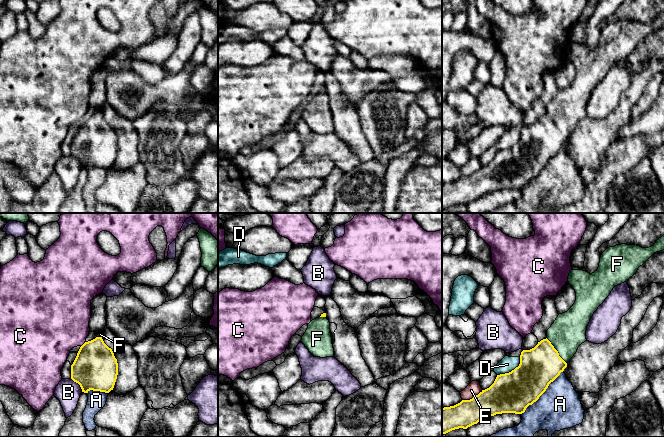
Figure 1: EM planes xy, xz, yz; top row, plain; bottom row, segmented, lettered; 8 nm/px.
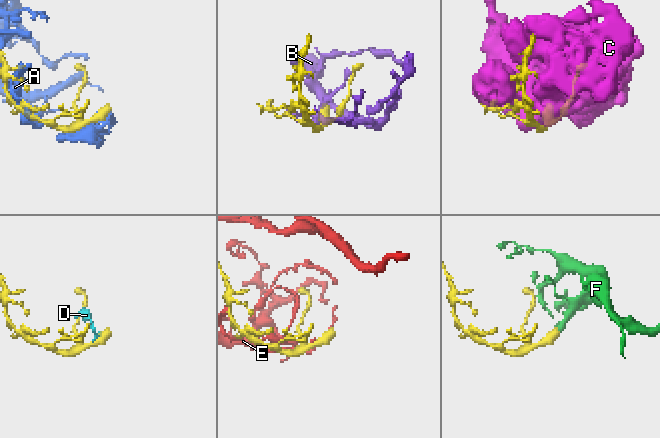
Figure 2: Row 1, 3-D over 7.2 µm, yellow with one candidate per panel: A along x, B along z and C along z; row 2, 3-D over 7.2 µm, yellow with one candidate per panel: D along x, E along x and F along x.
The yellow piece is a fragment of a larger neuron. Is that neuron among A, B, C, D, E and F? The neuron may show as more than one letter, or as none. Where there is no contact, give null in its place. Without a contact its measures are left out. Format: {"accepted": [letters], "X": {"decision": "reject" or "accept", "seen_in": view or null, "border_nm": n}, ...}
{"accepted": ["F"], "A": {"decision": "reject", "seen_in": "yz", "border_nm": 480}, "B": {"decision": "reject", "seen_in": "xy", "border_nm": 140}, "C": {"decision": "reject", "seen_in": "xy", "border_nm": 50}, "D": {"decision": "reject", "seen_in": "yz", "border_nm": 240}, "E": {"decision": "reject", "seen_in": "yz", "border_nm": 190}, "F": {"decision": "accept", "seen_in": "yz", "border_nm": 260}}

